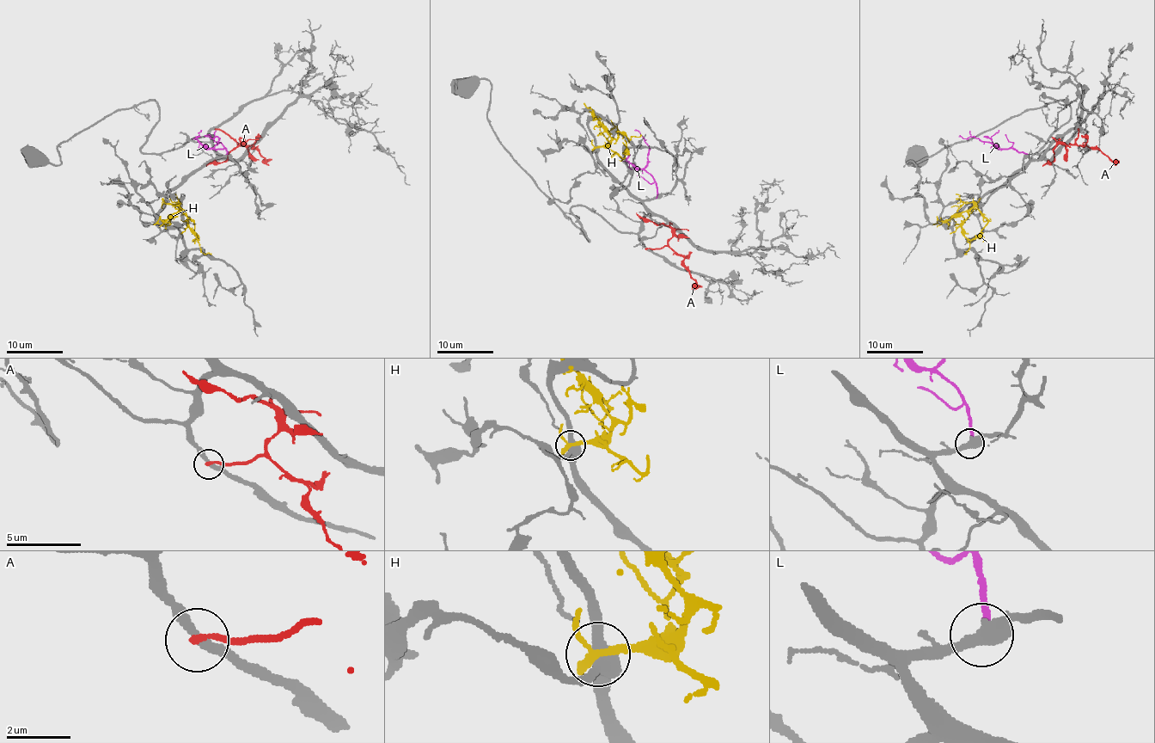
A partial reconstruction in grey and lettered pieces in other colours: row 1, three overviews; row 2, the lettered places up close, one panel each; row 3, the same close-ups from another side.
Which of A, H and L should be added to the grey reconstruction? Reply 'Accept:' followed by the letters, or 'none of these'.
Accept: L

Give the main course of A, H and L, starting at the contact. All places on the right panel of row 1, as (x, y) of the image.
A: (1078, 129), (1074, 143), (1059, 143), (1054, 150), (1054, 160), (1042, 166)
H: (977, 202), (962, 226), (962, 233), (968, 243), (964, 254)
L: (1027, 154), (1008, 147), (999, 149), (973, 136), (963, 138), (959, 136)

